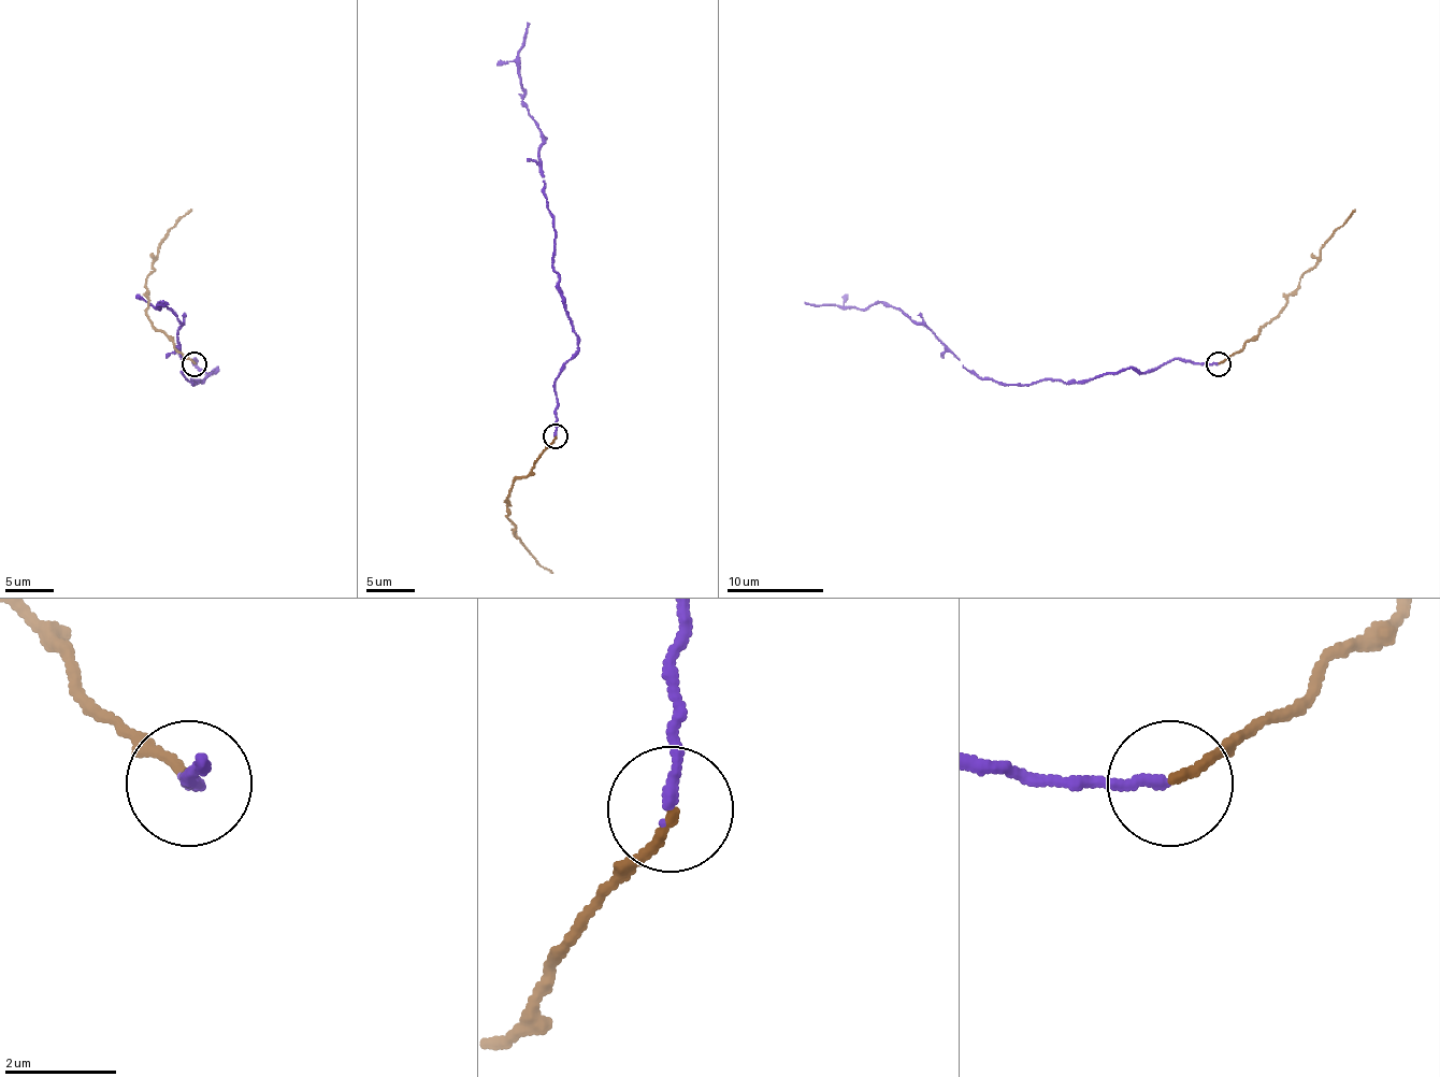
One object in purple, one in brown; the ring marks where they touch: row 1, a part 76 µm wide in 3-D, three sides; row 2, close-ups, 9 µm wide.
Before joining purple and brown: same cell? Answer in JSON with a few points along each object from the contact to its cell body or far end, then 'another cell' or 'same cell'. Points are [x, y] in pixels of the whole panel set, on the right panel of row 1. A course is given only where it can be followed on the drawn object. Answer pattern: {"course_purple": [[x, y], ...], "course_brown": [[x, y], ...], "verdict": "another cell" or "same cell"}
{"course_purple": [[1219, 363], [1178, 358], [1143, 373], [999, 385], [883, 302], [805, 302]], "course_brown": [[1219, 363], [1253, 341], [1263, 327], [1280, 312], [1324, 244], [1355, 210]], "verdict": "another cell"}

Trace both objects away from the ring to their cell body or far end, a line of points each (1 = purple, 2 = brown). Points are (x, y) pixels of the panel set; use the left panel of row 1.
1: (195, 363), (204, 373), (216, 368), (195, 385), (183, 375), (180, 321), (162, 302), (158, 310), (168, 302)
2: (195, 363), (153, 327), (146, 312), (146, 277), (153, 271), (158, 244), (192, 210)

